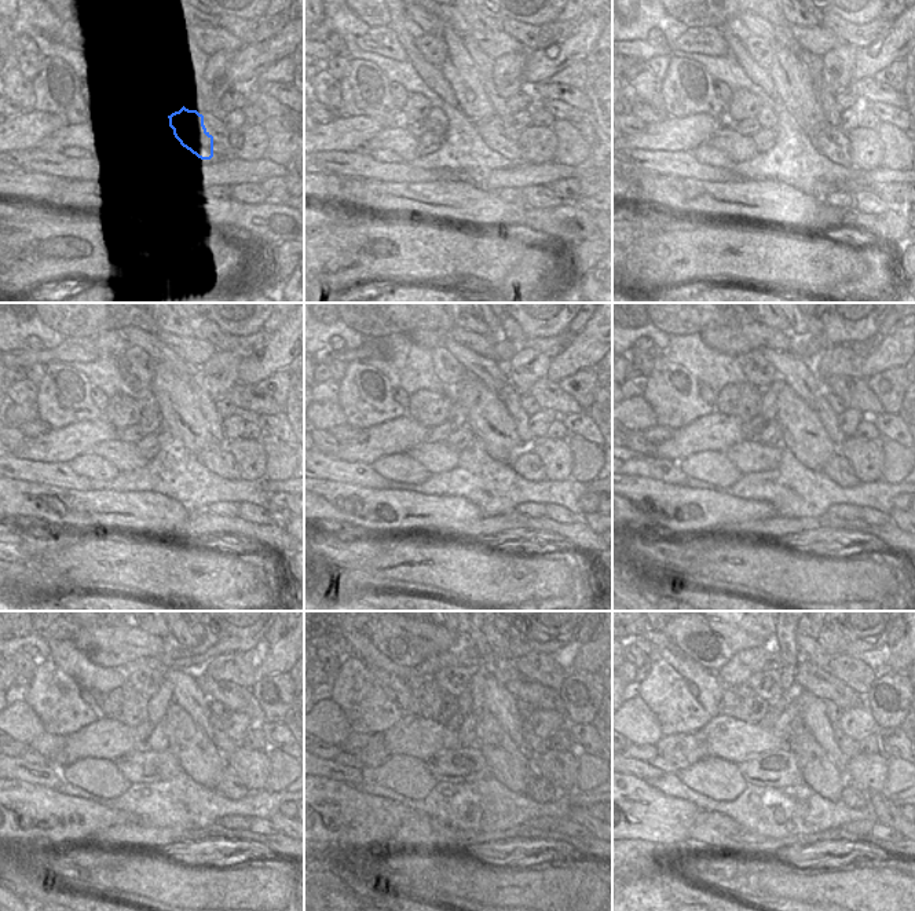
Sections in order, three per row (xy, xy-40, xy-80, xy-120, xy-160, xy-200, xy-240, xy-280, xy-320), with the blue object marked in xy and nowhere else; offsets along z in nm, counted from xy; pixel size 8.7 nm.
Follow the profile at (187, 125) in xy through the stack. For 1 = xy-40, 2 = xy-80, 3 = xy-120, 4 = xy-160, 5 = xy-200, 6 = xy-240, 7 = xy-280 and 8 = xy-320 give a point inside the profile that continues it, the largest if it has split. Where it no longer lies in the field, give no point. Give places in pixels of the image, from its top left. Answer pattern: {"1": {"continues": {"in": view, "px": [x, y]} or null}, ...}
{"1": {"continues": {"in": "xy-40", "px": [497, 131]}}, "2": {"continues": {"in": "xy-80", "px": [831, 142]}}, "3": {"continues": {"in": "xy-120", "px": [218, 458]}}, "4": {"continues": {"in": "xy-160", "px": [527, 464]}}, "5": {"continues": {"in": "xy-200", "px": [838, 468]}}, "6": {"continues": {"in": "xy-240", "px": [230, 786]}}, "7": {"continues": {"in": "xy-280", "px": [541, 790]}}, "8": {"continues": {"in": "xy-320", "px": [853, 796]}}}

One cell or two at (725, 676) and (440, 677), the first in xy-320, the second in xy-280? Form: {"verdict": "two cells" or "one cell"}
{"verdict": "two cells"}

